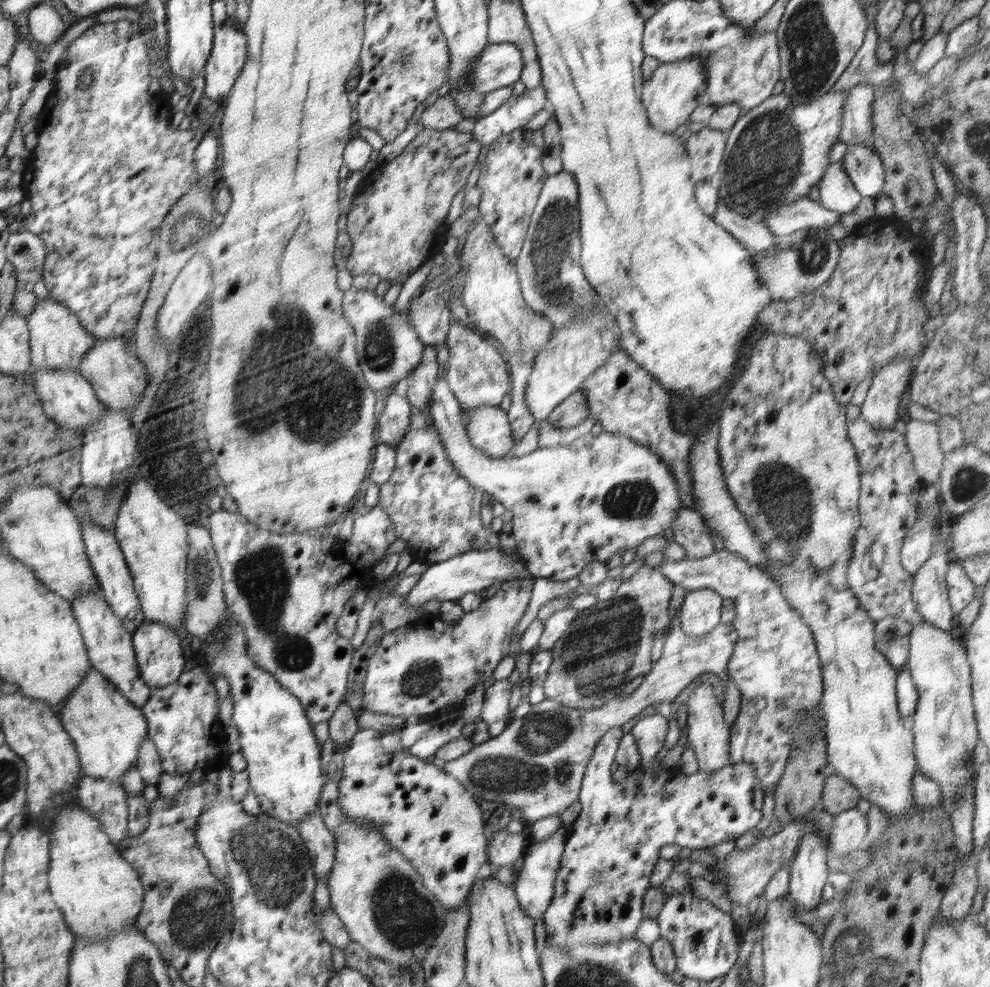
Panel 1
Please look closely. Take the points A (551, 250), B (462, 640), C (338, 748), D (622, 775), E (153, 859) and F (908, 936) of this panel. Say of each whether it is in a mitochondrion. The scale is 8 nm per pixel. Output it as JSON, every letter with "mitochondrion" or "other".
{"A":"mitochondrion","B":"other","C":"other","D":"other","E":"mitochondrion","F":"other"}

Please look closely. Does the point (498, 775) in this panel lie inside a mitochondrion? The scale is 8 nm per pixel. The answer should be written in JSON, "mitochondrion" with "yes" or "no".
{"mitochondrion":"yes"}

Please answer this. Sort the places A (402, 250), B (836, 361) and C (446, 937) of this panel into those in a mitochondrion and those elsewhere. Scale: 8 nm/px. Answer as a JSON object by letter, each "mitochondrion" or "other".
{"A":"other","B":"other","C":"mitochondrion"}

